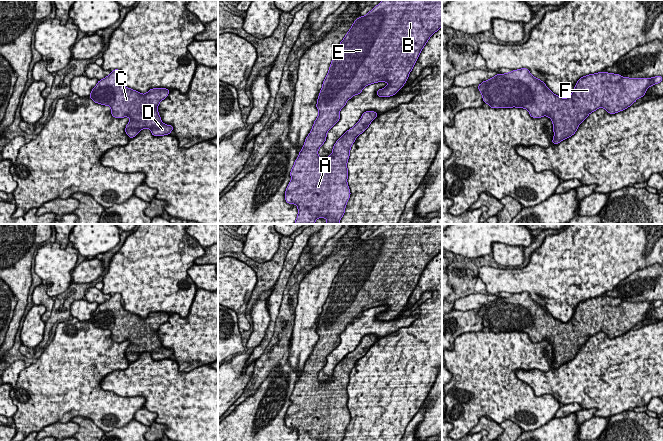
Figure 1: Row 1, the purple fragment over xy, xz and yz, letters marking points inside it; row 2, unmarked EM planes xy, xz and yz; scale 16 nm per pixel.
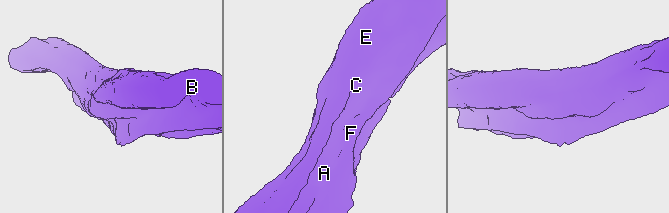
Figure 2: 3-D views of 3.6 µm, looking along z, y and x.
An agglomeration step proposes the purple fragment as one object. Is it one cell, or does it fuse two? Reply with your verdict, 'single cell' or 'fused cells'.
single cell

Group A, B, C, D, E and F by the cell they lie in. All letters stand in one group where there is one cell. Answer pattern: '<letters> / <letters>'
A B C D E F

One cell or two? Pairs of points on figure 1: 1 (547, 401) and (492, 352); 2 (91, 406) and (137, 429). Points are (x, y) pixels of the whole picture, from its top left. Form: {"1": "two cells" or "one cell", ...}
{"1": "one cell", "2": "two cells"}

